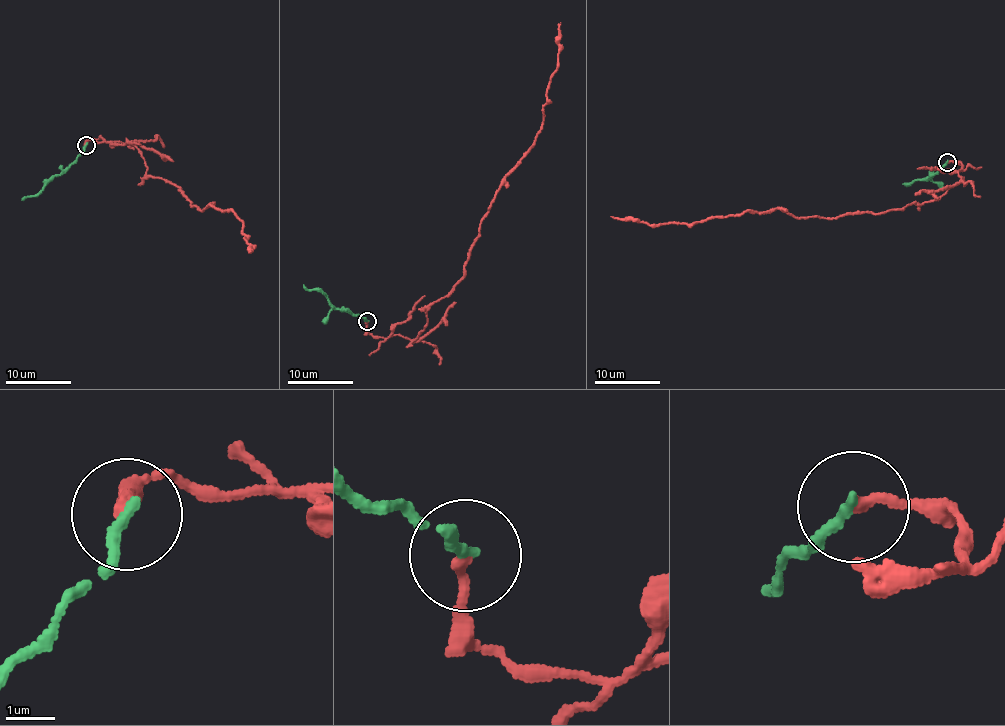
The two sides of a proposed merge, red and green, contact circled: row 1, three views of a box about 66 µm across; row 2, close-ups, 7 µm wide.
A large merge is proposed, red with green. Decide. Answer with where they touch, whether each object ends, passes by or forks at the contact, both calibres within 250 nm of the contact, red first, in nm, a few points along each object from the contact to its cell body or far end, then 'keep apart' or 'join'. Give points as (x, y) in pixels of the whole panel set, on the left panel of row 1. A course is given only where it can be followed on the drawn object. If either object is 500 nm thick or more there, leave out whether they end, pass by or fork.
(86, 145) | red ends | green ends | 200/240 nm | red via (85, 145), (132, 143), (147, 177), (179, 188), (190, 207), (211, 206), (241, 219), (250, 251) | green via (85, 145), (76, 159), (37, 194), (22, 200) | keep apart

